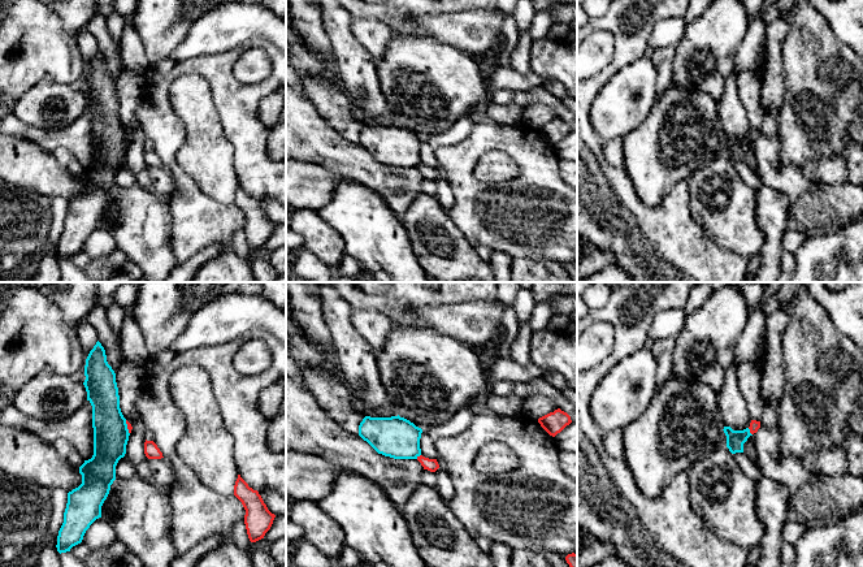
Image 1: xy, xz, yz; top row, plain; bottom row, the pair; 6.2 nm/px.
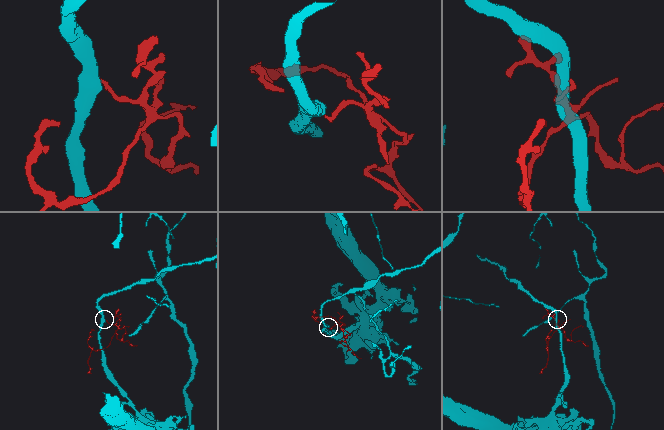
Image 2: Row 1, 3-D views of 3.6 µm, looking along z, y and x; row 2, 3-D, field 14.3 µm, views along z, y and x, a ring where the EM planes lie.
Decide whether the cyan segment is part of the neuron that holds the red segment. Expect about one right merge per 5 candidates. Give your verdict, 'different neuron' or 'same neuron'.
different neuron

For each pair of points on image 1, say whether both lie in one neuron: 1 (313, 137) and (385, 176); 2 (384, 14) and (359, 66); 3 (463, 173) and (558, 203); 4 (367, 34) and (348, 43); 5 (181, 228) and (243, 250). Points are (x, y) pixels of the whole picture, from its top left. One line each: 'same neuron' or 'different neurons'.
1: same neuron
2: different neurons
3: same neuron
4: different neurons
5: different neurons

